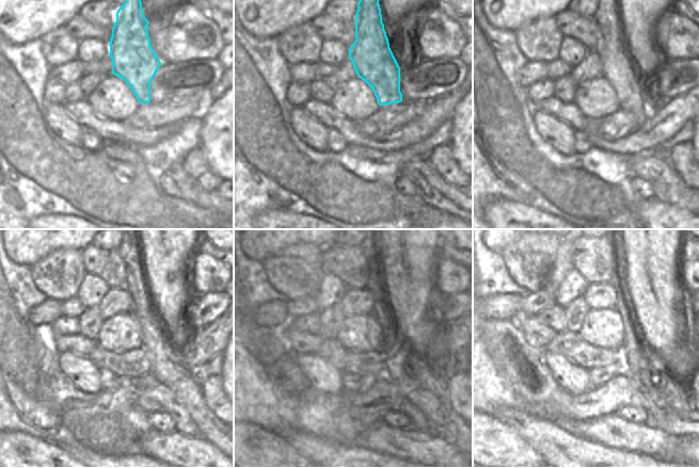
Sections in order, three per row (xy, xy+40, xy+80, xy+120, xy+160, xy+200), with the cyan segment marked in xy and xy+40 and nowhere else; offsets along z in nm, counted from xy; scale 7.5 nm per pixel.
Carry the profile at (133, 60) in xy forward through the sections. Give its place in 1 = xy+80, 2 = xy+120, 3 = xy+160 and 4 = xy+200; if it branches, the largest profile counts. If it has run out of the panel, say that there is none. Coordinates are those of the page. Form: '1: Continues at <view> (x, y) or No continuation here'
1: Continues at xy+80 (618, 69)
2: Continues at xy+120 (169, 369)
3: Continues at xy+160 (410, 372)
4: Continues at xy+200 (656, 384)

